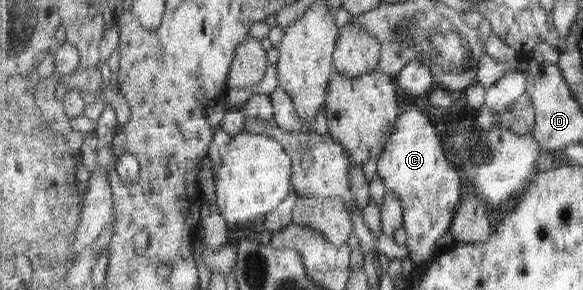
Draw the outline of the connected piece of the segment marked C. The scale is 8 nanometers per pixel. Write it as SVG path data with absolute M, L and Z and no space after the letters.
M416 104L404 106L388 139L387 148L379 156L376 169L384 179L387 191L392 189L402 201L403 228L410 259L418 265L433 262L438 252L438 240L450 230L456 206L462 200L462 176L456 163L448 158L438 128L422 108Z

